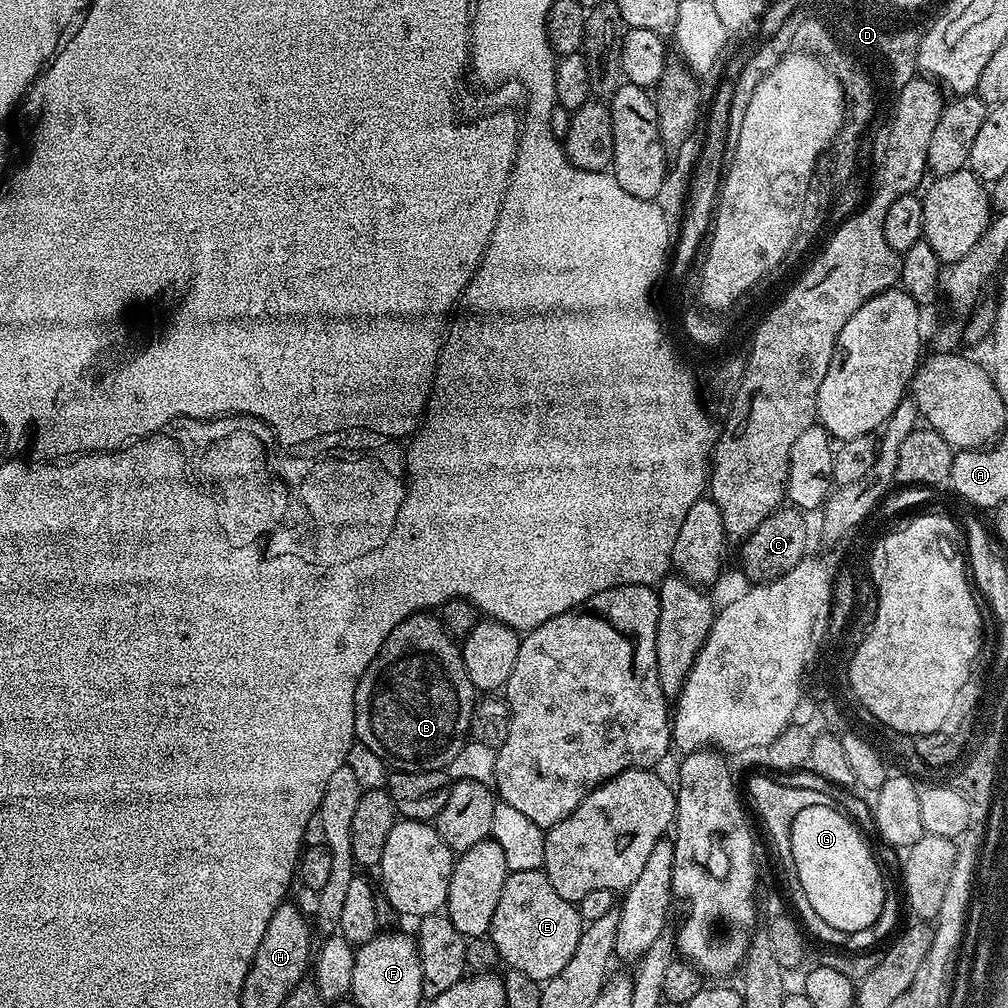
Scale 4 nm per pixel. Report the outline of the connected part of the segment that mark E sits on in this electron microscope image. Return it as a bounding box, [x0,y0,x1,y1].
[488,870,585,982]

